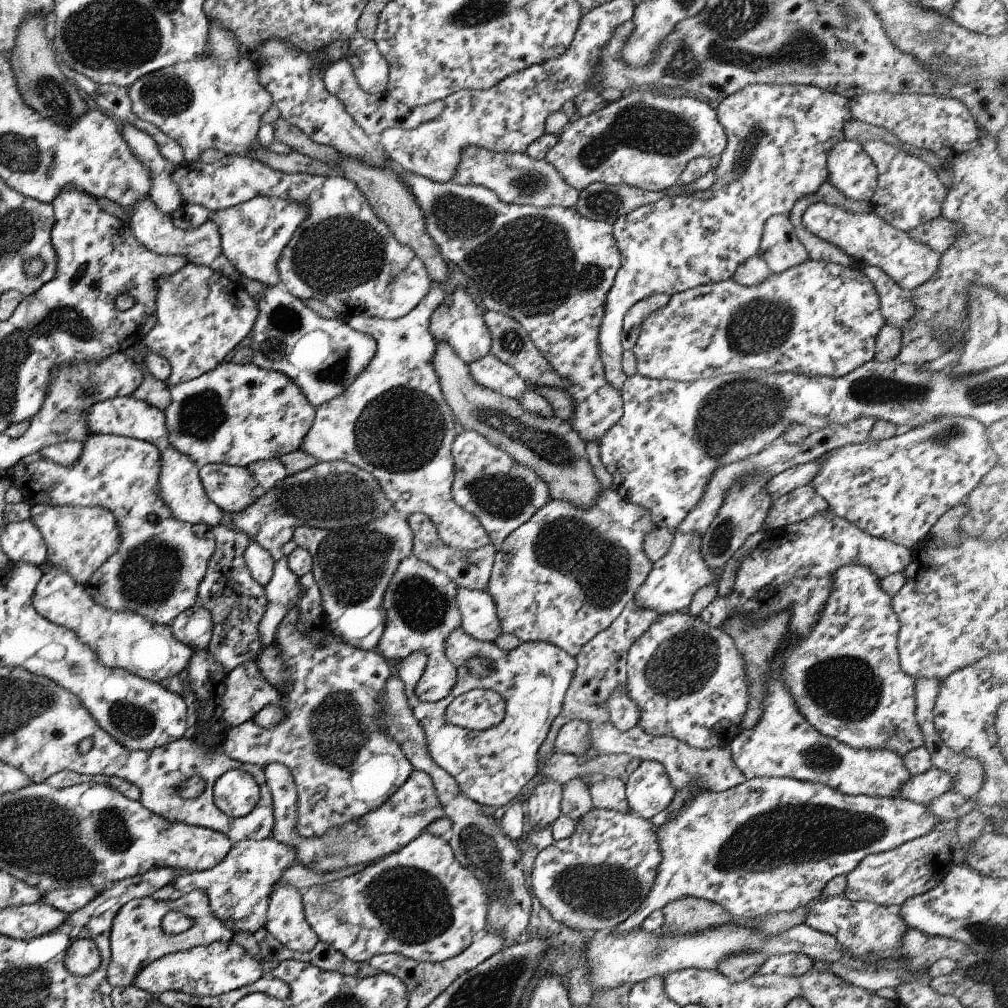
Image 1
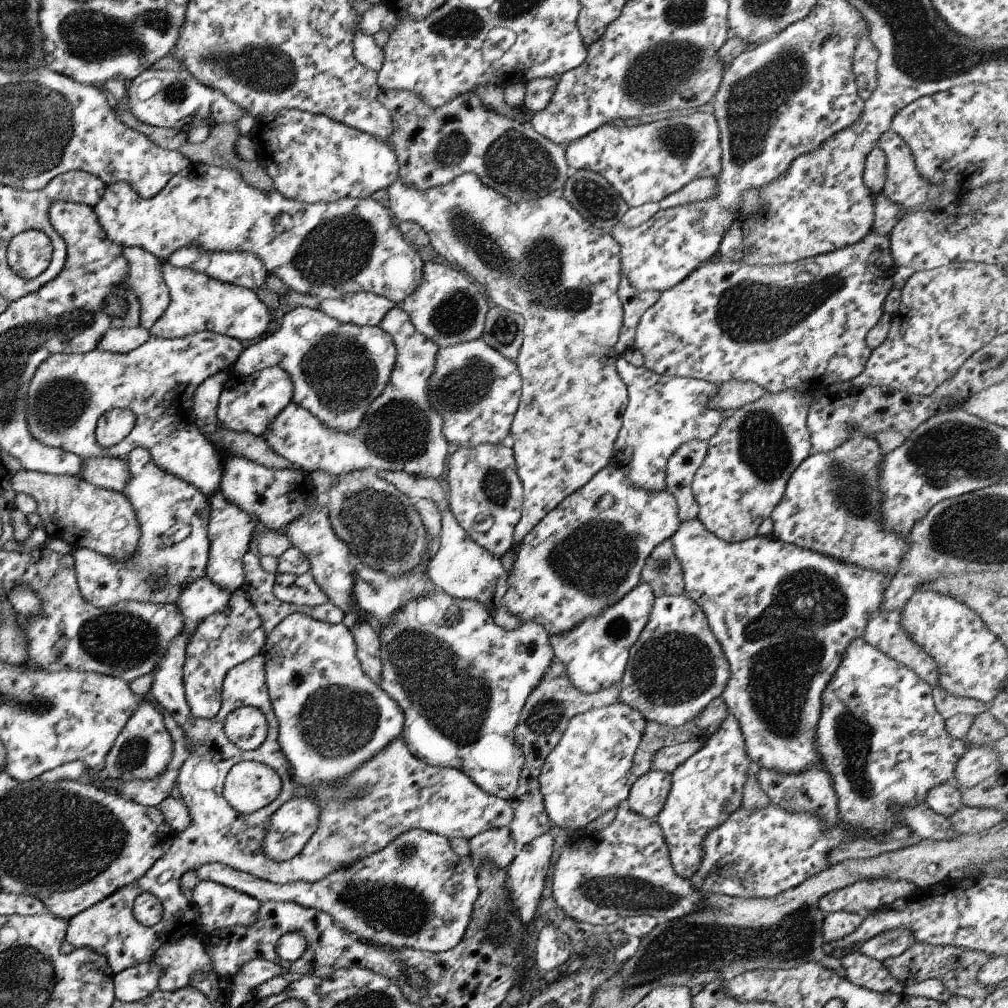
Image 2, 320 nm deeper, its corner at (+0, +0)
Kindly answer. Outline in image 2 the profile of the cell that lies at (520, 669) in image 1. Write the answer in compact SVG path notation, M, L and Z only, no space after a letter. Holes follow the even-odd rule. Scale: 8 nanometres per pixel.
M435 590L430 595L411 598L403 603L391 616L386 625L380 628L378 641L380 644L380 668L378 685L387 696L390 696L402 710L404 716L400 735L407 745L409 752L425 764L436 767L451 767L466 774L473 784L476 784L483 792L498 796L502 799L510 799L513 791L517 788L518 776L524 763L523 755L519 747L514 743L513 731L518 723L518 716L523 708L527 696L539 684L543 673L547 670L549 663L553 661L552 646L549 644L548 634L545 629L533 621L520 623L517 628L506 631L497 626L490 612L475 600L459 600Z

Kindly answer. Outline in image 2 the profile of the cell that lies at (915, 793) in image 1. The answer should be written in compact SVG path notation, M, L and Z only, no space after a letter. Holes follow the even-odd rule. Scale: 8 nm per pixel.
M970 747L955 765L953 784L959 789L970 789L999 770L998 754L989 747Z

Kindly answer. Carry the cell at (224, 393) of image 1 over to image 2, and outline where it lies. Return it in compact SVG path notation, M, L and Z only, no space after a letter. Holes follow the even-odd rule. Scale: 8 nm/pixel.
M265 367L249 376L231 372L218 396L216 417L223 429L262 437L269 430L270 422L289 404L291 397L292 382L289 375L279 367Z

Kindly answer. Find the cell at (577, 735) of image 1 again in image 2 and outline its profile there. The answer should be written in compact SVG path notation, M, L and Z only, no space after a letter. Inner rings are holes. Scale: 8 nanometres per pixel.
M621 702L586 710L568 720L538 776L544 811L566 836L569 831L585 831L591 821L626 800L632 782L630 768L644 724L635 707Z

